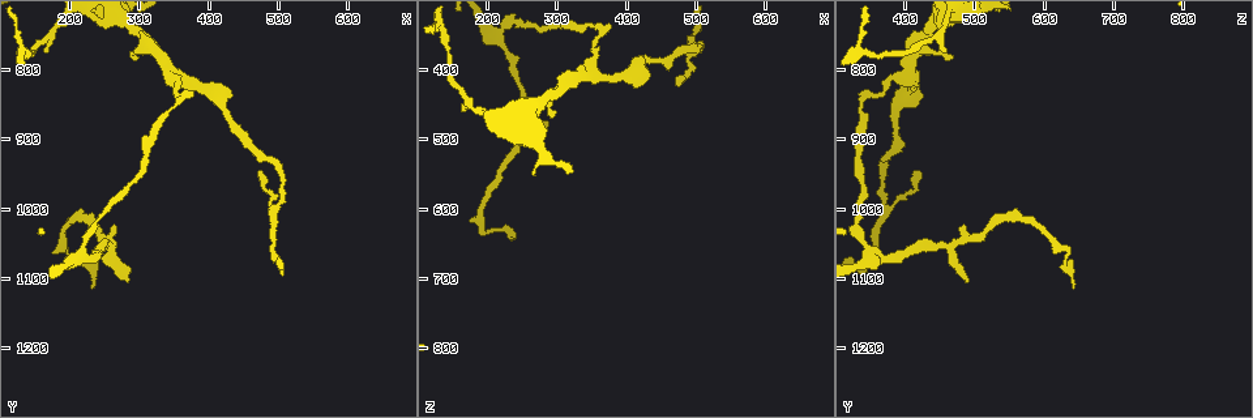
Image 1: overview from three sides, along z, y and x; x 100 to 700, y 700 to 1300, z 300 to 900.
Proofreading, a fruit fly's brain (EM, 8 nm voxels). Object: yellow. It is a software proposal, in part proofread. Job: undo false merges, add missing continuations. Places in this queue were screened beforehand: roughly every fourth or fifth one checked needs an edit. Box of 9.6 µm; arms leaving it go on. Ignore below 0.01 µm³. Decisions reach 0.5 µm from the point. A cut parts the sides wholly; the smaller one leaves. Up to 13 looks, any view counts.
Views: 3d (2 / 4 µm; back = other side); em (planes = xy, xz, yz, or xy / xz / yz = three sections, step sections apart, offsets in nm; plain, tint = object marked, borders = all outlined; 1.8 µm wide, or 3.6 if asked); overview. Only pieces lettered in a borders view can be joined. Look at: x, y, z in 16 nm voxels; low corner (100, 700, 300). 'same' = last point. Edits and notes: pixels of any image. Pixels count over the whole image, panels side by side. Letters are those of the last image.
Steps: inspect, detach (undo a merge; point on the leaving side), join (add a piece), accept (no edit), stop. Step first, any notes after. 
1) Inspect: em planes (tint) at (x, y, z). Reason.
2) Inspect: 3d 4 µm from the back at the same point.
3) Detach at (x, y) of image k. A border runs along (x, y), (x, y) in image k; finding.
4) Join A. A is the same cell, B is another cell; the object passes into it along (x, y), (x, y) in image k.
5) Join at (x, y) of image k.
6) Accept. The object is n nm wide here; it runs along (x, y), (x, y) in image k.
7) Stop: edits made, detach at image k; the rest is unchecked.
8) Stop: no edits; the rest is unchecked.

Inspect: 3d 2 µm at (230, 1110, 645). End of a long branch.

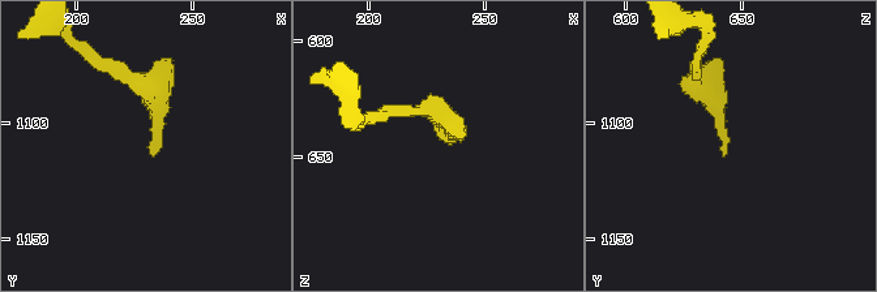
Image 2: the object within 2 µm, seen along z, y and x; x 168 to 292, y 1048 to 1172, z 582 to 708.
Inspect: em yz step 16 (tint) at (234, 1112, 642).

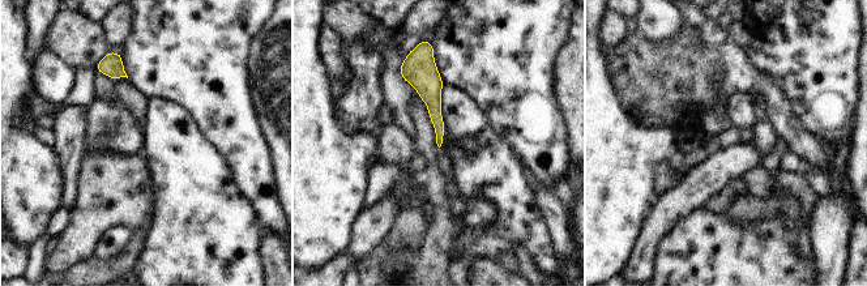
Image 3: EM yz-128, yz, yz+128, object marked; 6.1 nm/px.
Inspect: em planes (borders) at the same point.

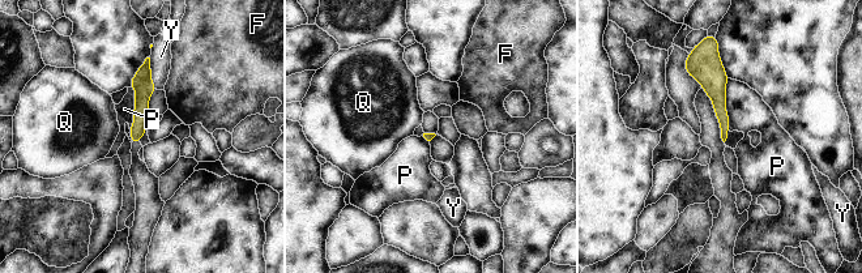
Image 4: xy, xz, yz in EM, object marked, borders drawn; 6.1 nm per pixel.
Accept. F, P, Q and Y are other cells; it runs along (709, 59), (724, 135) in image 4; none of them fits.

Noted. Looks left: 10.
Inspect: 3d 2 µm from the back at (215, 1060, 355).

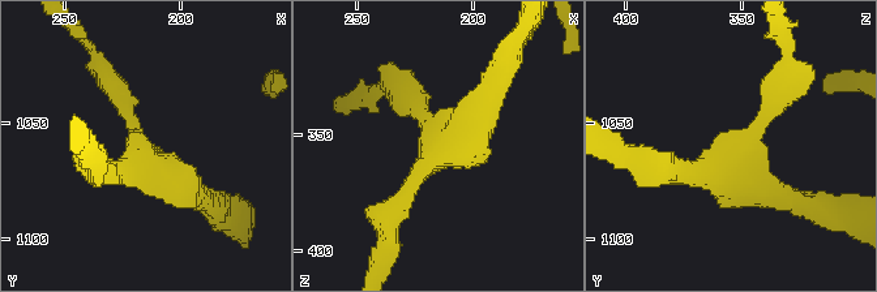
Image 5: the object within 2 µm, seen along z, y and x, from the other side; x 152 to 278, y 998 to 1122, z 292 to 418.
Inspect: em 3.6 µm xz step 8 (tint) at (216, 1060, 352). 3 arms meet here.

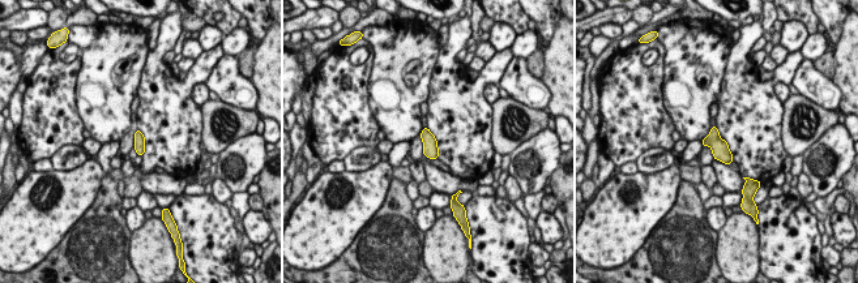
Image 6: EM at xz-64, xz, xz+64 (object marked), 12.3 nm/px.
Inspect: em 3.6 µm planes (borders) at the same point.

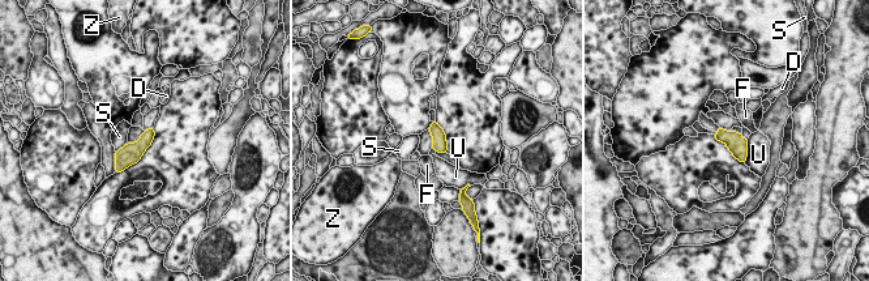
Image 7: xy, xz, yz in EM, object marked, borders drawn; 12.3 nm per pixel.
Accept. D, F, S, U and Z are other cells; a border runs along (748, 139), (748, 156), (744, 162) in image 7; continuous, no second neuron.

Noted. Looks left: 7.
Inspect: em planes (borders) at (360, 845, 340).

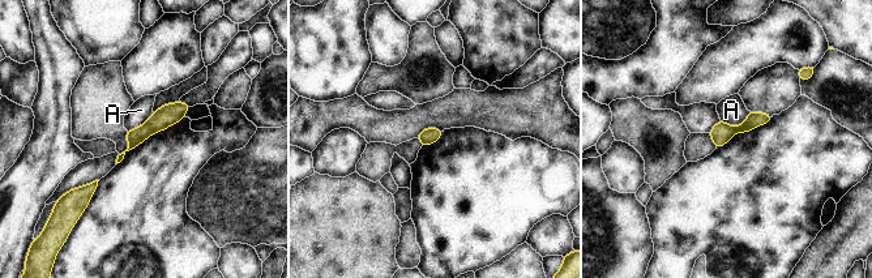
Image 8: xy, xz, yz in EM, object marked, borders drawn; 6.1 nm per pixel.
Detach at (135, 137) of image 8. A is another cell; a second neuron is stuck on.

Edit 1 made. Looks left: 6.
Inspect: overview.

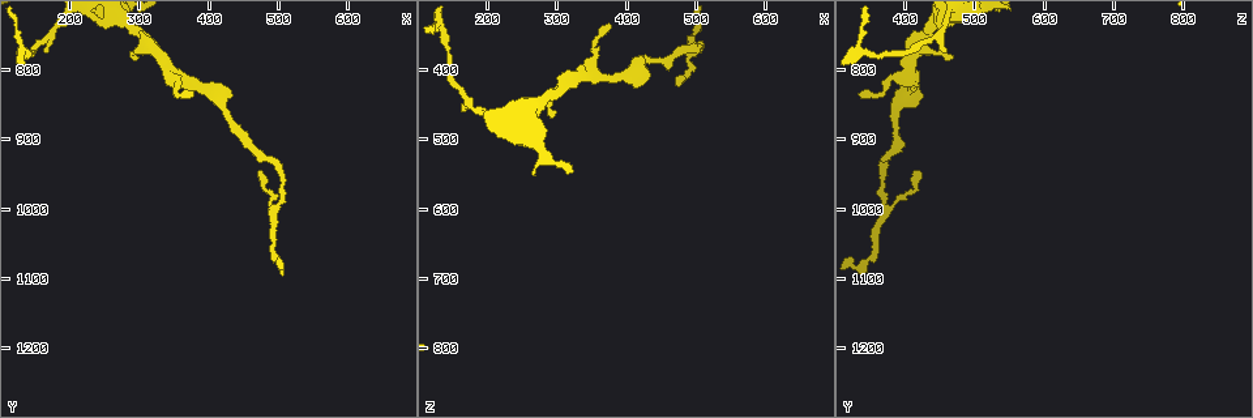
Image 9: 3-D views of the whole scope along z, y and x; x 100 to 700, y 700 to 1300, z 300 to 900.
Inspect: 3d 4 µm at (490, 1000, 375). A fork.

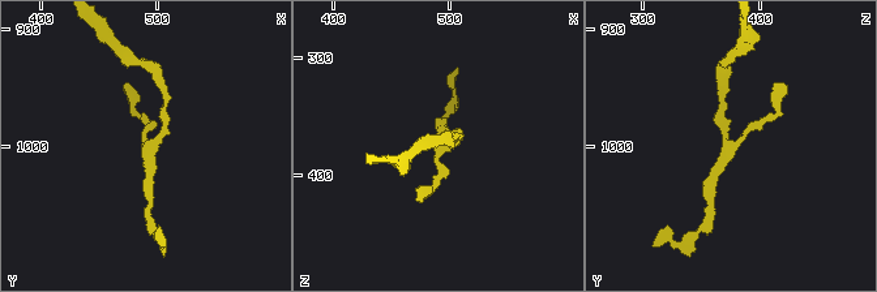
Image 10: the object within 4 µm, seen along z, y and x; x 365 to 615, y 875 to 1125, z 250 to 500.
Inspect: em planes (tint) at (494, 1000, 374). Shape alone is not enough.

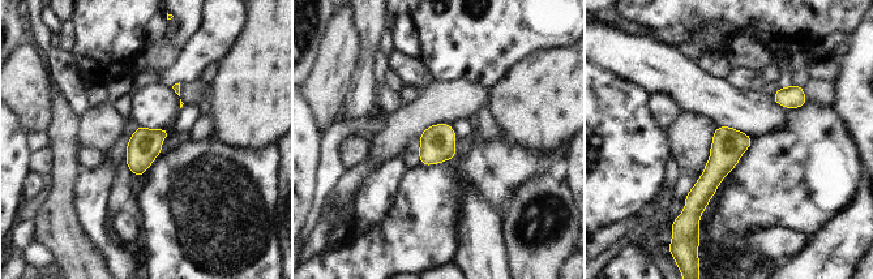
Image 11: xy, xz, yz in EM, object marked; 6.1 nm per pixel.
Inspect: em planes (borders) at the same point. See the neighbours.

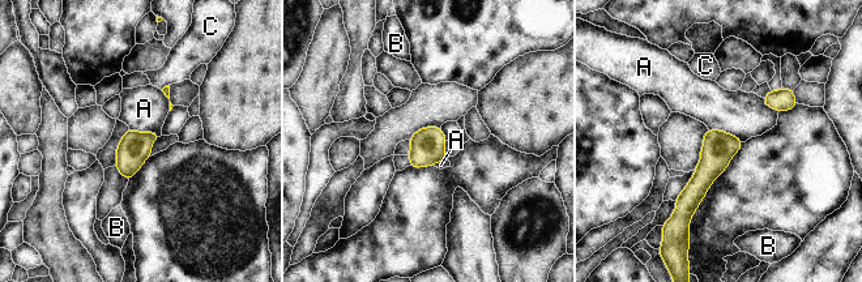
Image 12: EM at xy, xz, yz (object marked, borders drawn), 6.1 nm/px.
Accept. The longest contact is with A, 240 nm; A, B and C are other cells; it runs along (738, 142), (705, 172), (681, 212) in image 12; one neuron here.

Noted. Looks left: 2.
Stop: edits made, detach at image 8; the rest is unchecked.

